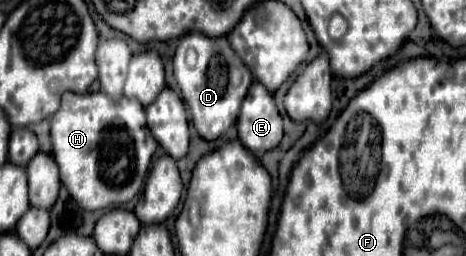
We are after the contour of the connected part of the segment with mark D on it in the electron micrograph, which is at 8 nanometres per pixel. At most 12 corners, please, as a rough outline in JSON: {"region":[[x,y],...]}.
{"region":[[226,36],[178,38],[174,78],[216,140],[254,80]]}

